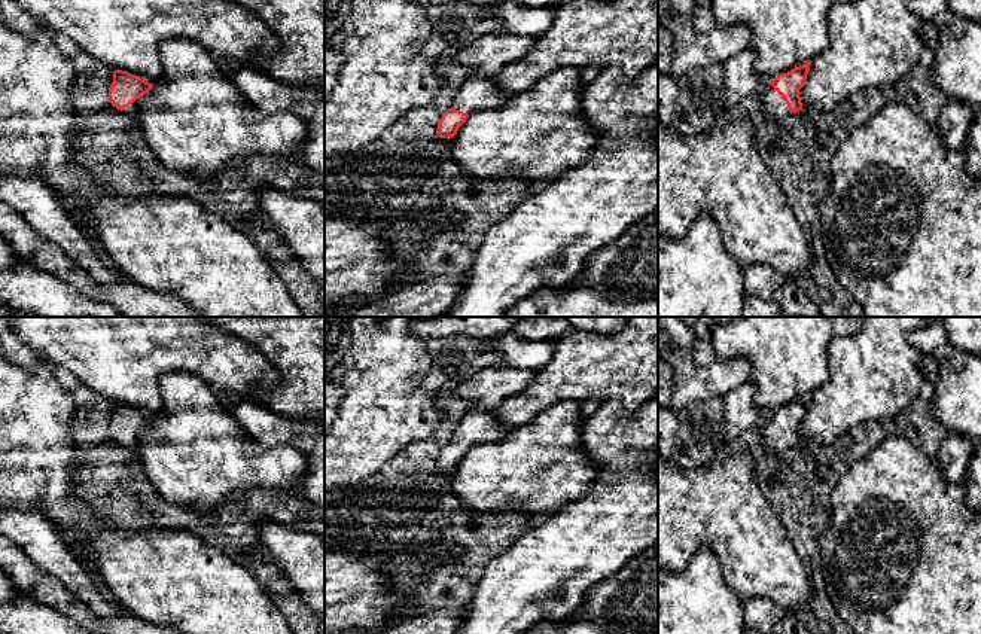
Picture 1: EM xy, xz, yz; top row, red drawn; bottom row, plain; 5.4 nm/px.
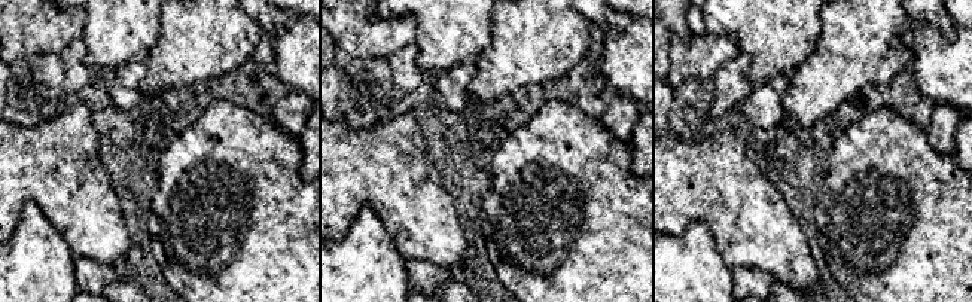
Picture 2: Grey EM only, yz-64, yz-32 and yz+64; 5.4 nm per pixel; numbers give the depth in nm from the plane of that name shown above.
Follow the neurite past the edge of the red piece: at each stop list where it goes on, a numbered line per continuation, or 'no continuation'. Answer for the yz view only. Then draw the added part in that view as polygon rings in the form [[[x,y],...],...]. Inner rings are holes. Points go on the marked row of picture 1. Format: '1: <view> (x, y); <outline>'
1: yz (774, 106); [[[770,85],[764,92],[762,109],[770,122],[779,122],[782,118],[790,115],[790,109],[787,107],[785,98]]]

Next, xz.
1: xz (478, 93); [[[470,73],[453,98],[451,107],[463,113],[499,109],[506,103],[496,77],[481,73]]]

